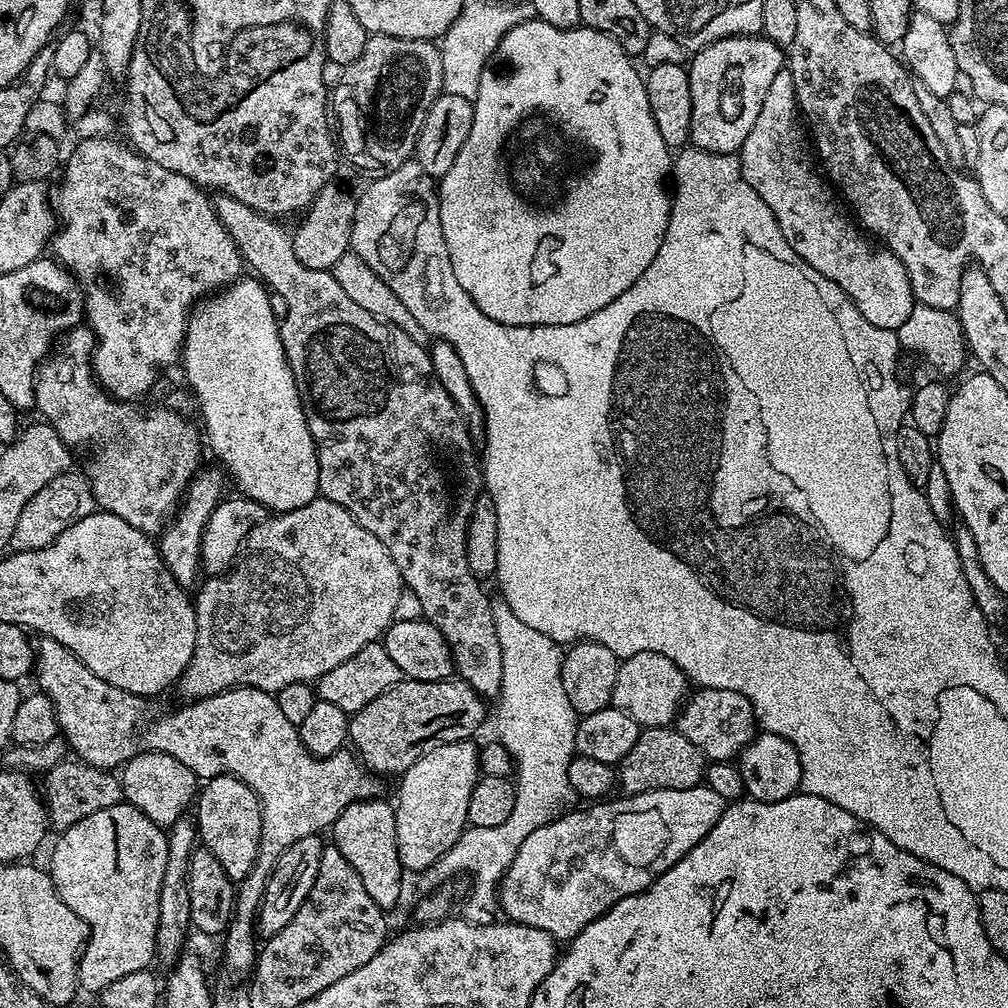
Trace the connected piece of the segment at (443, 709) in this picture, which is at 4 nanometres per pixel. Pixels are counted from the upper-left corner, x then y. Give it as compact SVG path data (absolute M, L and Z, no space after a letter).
M402 678L390 690L378 694L374 702L351 713L348 738L365 768L376 774L402 774L432 745L467 741L467 736L478 731L484 720L484 704L481 696L459 678L438 682Z

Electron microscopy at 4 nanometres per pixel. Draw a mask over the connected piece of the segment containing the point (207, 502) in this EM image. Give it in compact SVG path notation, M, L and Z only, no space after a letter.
M219 467L217 468L210 469L208 473L205 471L189 487L183 497L182 507L175 513L171 523L158 536L160 559L164 562L167 575L177 580L180 587L185 590L191 589L191 584L194 583L193 585L195 585L201 579L200 543L202 542L204 527L212 511L220 505L221 500L225 499L226 496L226 491L224 492L224 478L226 480L226 476Z

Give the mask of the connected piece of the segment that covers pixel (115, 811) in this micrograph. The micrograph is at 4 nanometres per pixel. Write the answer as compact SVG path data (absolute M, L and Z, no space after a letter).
M125 802L118 806L110 806L106 810L97 810L95 814L90 814L90 818L82 818L82 822L74 822L74 826L70 826L55 838L57 840L56 845L52 848L52 868L50 867L52 881L62 898L62 902L66 902L66 906L70 906L70 910L74 910L74 914L78 914L78 918L87 922L90 933L88 946L84 949L84 955L80 958L78 984L83 991L85 988L92 994L99 994L103 988L110 986L110 982L115 982L116 979L122 978L125 974L134 974L134 970L148 968L151 965L151 960L154 960L156 956L156 928L160 925L158 906L160 905L162 878L166 874L166 862L168 861L168 834L161 825L155 824L150 818L146 818L146 814L142 814L142 810L138 810L134 805Z

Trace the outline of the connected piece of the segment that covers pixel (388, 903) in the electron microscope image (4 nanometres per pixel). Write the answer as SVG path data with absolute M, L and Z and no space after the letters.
M373 798L371 800L357 800L355 804L348 804L346 810L340 812L340 817L333 822L330 829L332 835L331 843L338 850L354 870L358 870L358 878L362 878L362 886L366 886L366 894L378 902L378 906L385 910L391 910L400 900L400 879L406 876L406 869L400 862L400 851L396 840L396 809L391 803L388 804L384 798Z

